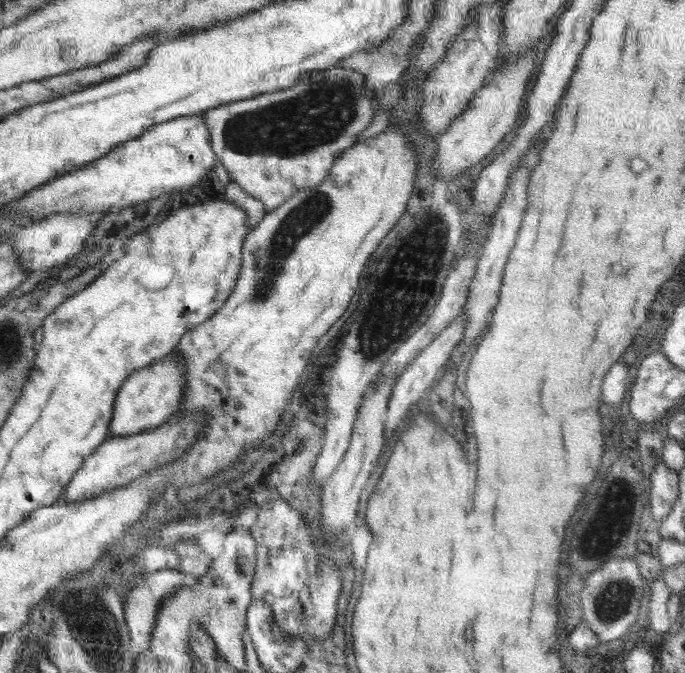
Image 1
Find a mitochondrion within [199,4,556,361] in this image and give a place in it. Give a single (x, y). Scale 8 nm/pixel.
(292, 126)

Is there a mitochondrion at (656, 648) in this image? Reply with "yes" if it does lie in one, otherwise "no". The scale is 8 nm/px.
no

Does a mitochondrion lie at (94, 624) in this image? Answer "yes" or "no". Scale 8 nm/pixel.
yes

